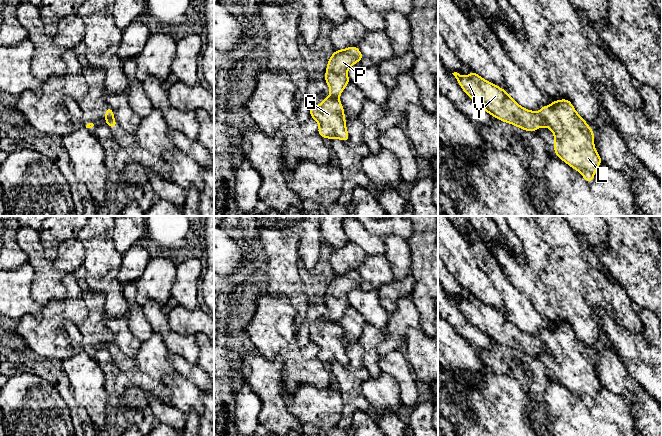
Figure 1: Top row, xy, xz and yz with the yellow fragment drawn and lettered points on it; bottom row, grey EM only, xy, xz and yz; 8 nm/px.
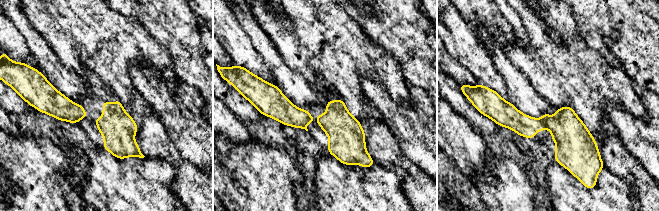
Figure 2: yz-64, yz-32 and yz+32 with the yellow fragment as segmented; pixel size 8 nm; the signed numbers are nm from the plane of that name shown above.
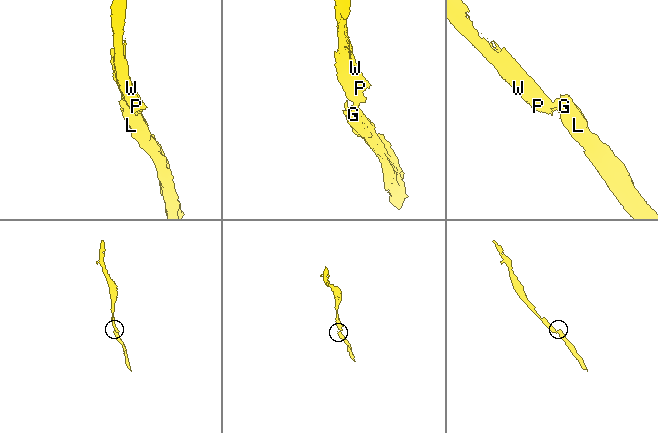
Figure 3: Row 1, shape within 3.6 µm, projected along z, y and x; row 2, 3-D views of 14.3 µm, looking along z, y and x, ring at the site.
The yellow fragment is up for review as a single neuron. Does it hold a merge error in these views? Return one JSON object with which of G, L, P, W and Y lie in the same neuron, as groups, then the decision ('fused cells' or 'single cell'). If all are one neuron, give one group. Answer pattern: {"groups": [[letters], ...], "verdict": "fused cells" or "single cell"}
{"groups": [["G", "L"], ["P", "W", "Y"]], "verdict": "fused cells"}

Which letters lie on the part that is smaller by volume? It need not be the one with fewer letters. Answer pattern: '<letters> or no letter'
G, L

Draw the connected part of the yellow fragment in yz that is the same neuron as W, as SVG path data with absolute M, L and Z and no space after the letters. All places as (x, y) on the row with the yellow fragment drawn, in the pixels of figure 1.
M472 70L468 76L457 72L452 74L463 91L491 116L530 132L535 132L539 127L547 127L537 112L521 107L507 91L484 80Z

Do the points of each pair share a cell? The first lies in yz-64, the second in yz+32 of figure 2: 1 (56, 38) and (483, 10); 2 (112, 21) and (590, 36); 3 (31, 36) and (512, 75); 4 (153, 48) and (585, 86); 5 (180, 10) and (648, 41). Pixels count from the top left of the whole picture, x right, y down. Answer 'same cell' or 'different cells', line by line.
1: different cells
2: different cells
3: same cell
4: same cell
5: same cell

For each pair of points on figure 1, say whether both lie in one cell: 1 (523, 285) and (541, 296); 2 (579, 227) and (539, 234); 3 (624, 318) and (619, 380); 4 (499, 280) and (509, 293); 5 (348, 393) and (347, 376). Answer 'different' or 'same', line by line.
1: same
2: different
3: different
4: same
5: same

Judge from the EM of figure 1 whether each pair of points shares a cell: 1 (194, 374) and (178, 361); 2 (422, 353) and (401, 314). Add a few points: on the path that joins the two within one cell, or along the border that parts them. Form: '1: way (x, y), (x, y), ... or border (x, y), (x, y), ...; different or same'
1: way (190, 371), (182, 365); same
2: border (420, 328), (409, 328), (406, 331), (404, 351); different

